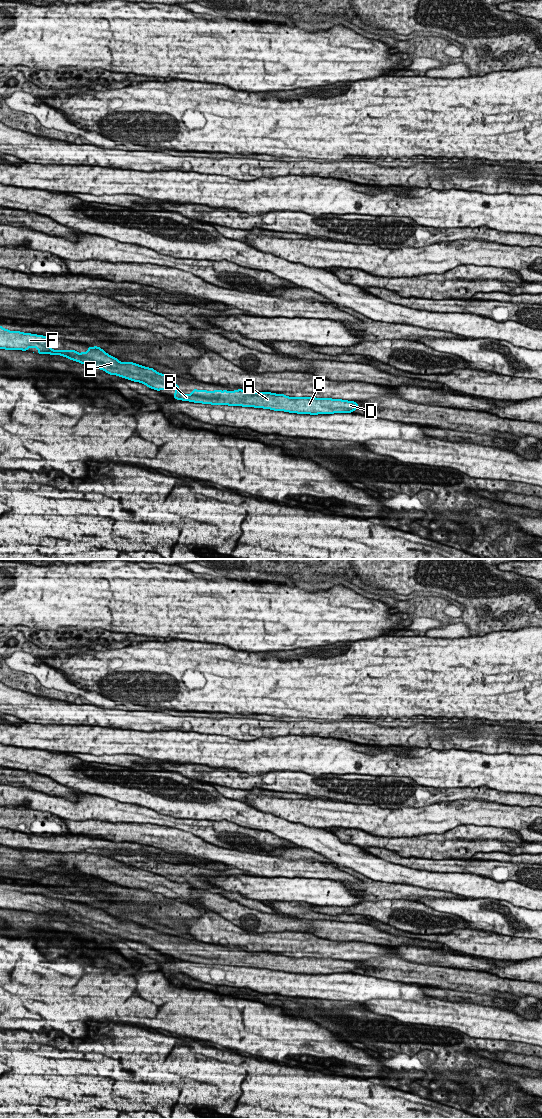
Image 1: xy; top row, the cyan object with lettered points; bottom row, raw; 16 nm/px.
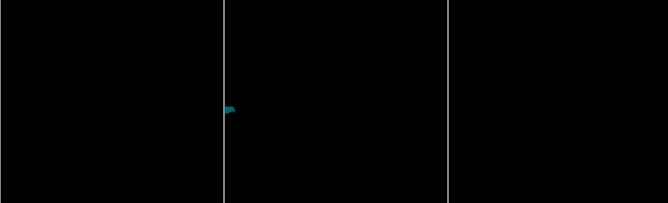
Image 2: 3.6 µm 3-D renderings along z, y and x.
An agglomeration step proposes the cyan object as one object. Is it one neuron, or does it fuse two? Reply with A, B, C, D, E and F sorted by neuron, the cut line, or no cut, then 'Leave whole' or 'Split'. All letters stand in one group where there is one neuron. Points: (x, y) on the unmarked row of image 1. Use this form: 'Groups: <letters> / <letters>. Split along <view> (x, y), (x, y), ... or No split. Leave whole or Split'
Groups: A B C D E F. No split. Leave whole

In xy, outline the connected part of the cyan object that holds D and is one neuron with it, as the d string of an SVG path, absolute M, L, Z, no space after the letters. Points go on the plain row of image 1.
M0 886L0 909L5 910L22 910L26 911L31 907L38 909L38 914L50 914L50 915L60 915L66 917L70 920L79 922L81 924L86 924L90 927L97 928L105 931L110 935L116 935L134 942L139 942L145 944L151 949L157 951L160 950L171 950L176 949L173 958L182 961L189 961L194 963L211 964L211 965L228 965L228 966L242 966L242 967L254 967L270 969L274 971L284 971L289 973L297 974L334 974L334 973L351 973L355 971L359 966L355 961L348 961L342 959L332 959L332 958L316 958L316 957L288 957L284 954L276 954L271 952L250 952L242 949L234 951L207 951L207 950L197 950L193 949L191 954L182 954L179 949L178 944L170 941L171 935L162 934L154 930L153 928L145 927L133 922L120 922L117 918L109 915L100 907L88 907L87 912L78 913L75 910L54 910L50 906L53 904L53 899L51 897L46 897L43 895L24 893L20 891L10 891L4 889Z

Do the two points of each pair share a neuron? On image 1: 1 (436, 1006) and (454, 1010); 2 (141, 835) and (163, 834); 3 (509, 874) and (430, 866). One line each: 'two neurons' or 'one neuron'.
1: one neuron
2: one neuron
3: one neuron

